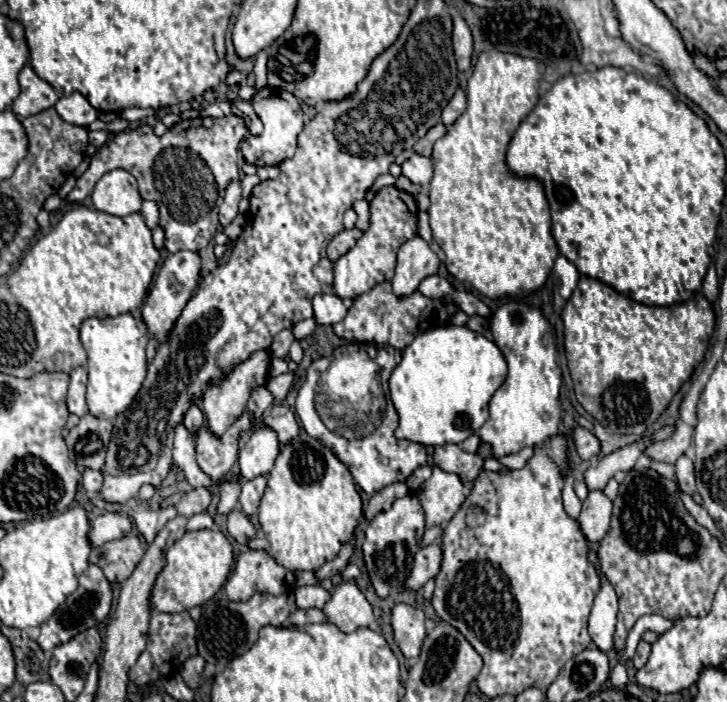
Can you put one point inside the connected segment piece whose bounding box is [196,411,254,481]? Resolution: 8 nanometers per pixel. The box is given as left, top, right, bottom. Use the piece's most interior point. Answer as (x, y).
(215, 456)

